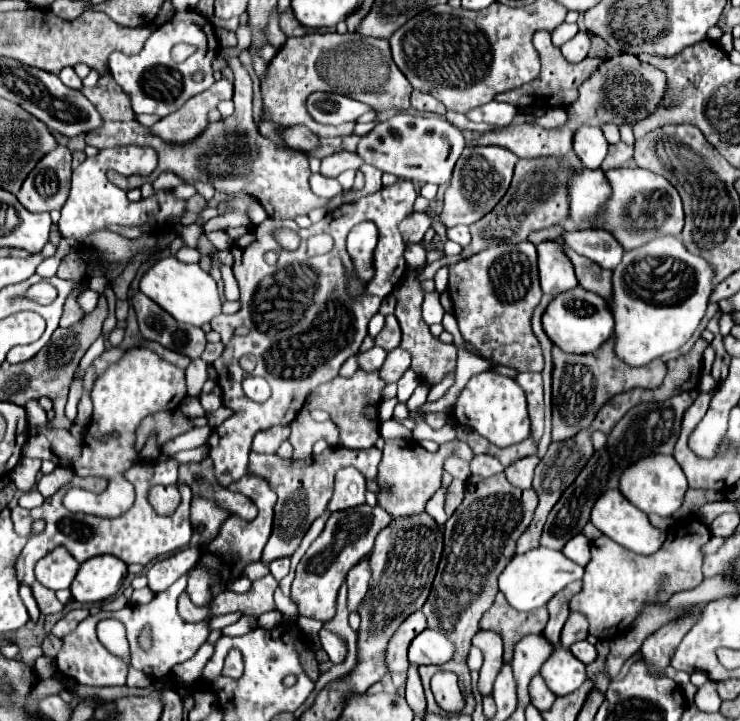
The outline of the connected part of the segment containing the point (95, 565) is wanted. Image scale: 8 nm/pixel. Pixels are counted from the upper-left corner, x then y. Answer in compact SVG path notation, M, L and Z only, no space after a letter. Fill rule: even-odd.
M99 555L81 563L71 583L73 599L79 603L97 603L113 597L127 575L127 565L113 555Z

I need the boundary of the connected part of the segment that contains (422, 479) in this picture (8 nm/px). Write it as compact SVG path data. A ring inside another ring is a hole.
M407 439L407 441L385 441L383 447L383 459L379 463L379 495L377 501L381 507L385 507L393 517L397 515L415 515L425 511L425 503L431 499L431 495L441 487L441 475L443 475L443 463L447 457L459 455L461 459L473 459L475 453L465 441L449 441L439 447L437 453L425 451L417 441ZM385 485L391 487L391 493L385 493Z

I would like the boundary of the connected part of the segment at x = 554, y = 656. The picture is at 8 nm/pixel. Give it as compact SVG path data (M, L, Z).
M557 645L543 663L541 677L555 695L569 695L585 683L587 669L569 649Z

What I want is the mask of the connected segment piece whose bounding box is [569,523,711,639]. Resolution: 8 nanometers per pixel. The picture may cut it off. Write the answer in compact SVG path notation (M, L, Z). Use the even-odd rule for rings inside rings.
M685 523L685 527L681 529L687 535L665 539L663 547L647 557L627 551L605 535L591 543L591 561L585 567L583 591L569 601L571 611L579 611L587 617L591 635L595 635L597 639L613 639L617 635L623 635L639 615L645 601L665 599L675 591L697 587L703 581L701 561L703 545L711 537L709 527L703 523ZM661 577L667 577L663 585L659 585Z

